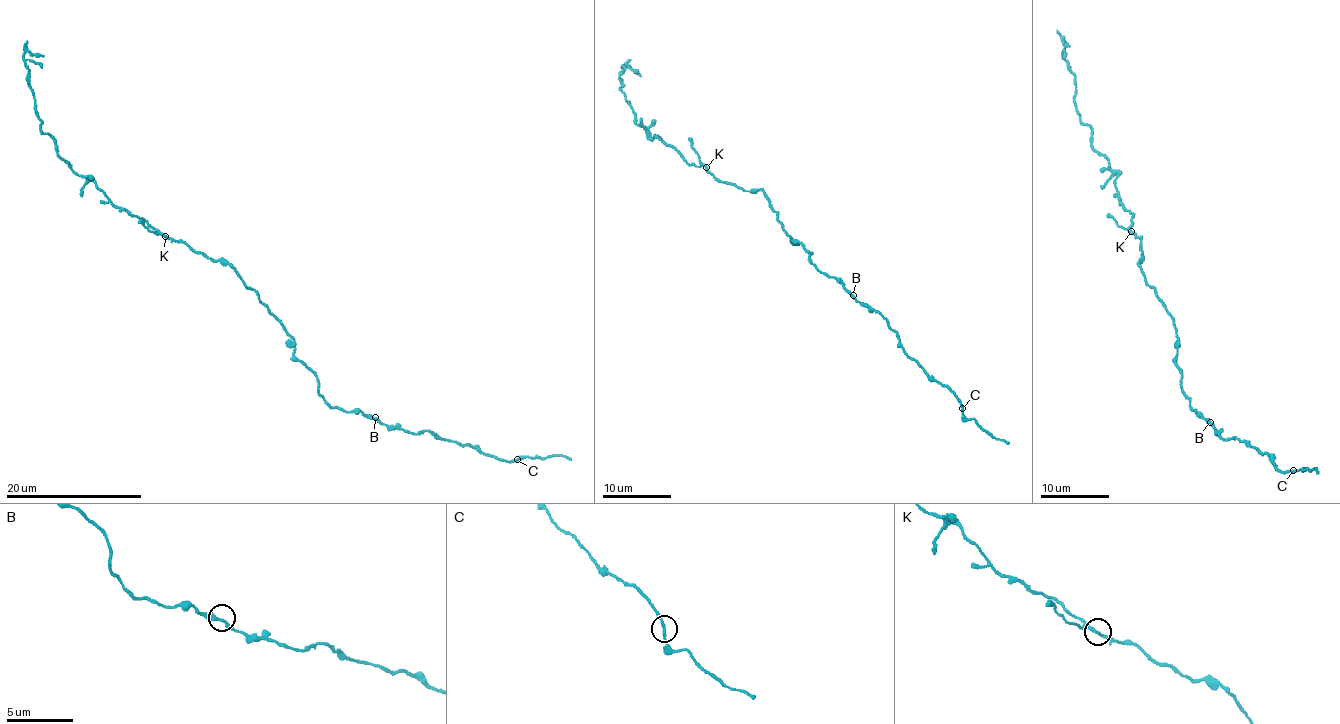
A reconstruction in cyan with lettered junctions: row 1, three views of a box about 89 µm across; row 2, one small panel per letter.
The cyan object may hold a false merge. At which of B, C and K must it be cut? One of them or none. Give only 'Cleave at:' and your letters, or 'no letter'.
Cleave at: K

